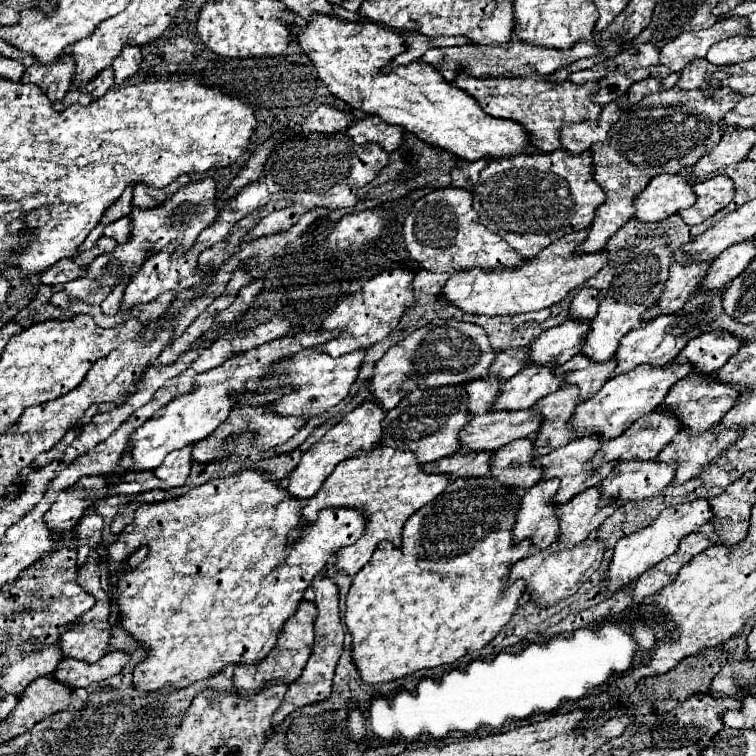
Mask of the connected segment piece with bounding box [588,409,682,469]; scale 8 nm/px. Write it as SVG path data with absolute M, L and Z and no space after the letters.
M654 409L654 413L646 413L638 421L634 421L634 425L630 429L626 429L622 435L602 443L602 447L594 455L588 469L600 467L604 461L618 461L618 459L642 459L642 461L646 461L646 459L656 459L656 455L680 431L680 427L682 425L678 425L678 417L670 417L670 413L666 413L666 409Z

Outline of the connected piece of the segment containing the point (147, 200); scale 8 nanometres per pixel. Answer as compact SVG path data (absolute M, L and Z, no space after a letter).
M184 175L184 177L176 179L176 181L172 181L170 185L166 185L164 189L156 189L156 187L146 185L146 183L136 183L136 185L134 185L134 205L138 205L138 207L154 207L154 205L158 205L160 201L164 203L166 197L170 199L170 197L174 195L176 187L180 189L180 187L186 185L188 181L190 181L190 175Z

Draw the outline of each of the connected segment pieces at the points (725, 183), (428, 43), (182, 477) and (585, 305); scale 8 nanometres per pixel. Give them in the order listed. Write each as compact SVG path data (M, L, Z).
M716 175L712 179L692 185L692 191L696 193L696 203L680 211L680 217L688 225L700 225L704 219L708 219L732 201L734 183L726 175Z
M400 33L406 41L406 49L394 57L394 61L386 67L382 67L384 73L390 73L390 69L396 69L398 65L408 65L416 59L420 59L428 49L432 47L448 47L448 45L470 45L472 41L466 37L428 37L422 33Z
M186 446L184 449L176 449L172 451L158 469L154 469L156 477L162 479L164 483L168 483L170 487L180 487L184 485L188 473L190 473L190 465L192 465L192 459L190 459L190 451L192 446Z
M584 287L570 303L570 319L594 319L598 313L598 305L600 305L600 291Z

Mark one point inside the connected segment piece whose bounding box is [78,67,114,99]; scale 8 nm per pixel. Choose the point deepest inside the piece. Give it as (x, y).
(101, 84)

